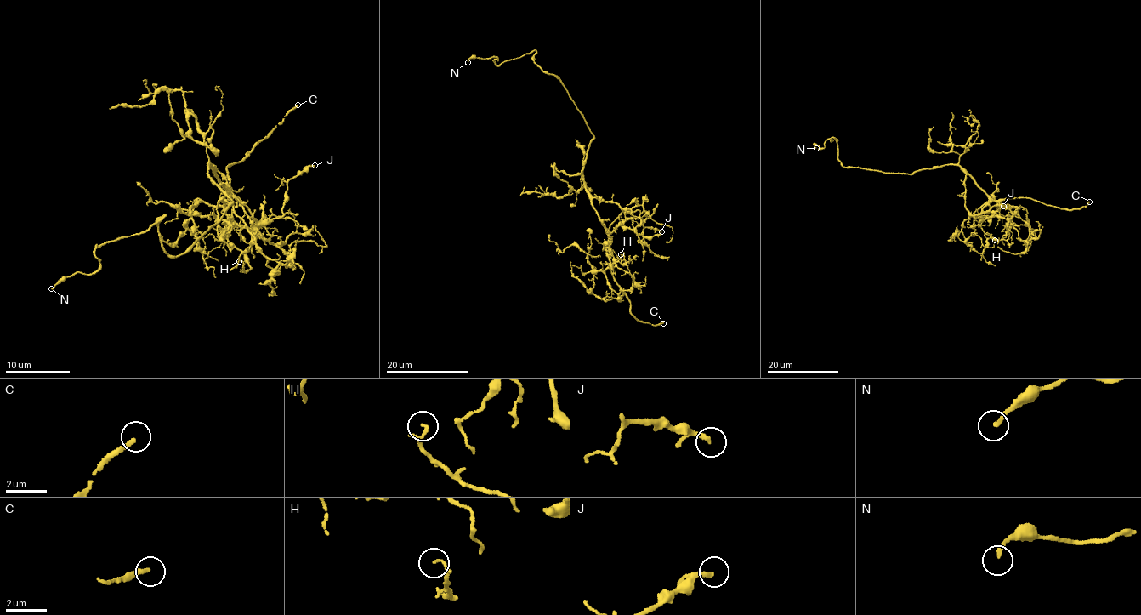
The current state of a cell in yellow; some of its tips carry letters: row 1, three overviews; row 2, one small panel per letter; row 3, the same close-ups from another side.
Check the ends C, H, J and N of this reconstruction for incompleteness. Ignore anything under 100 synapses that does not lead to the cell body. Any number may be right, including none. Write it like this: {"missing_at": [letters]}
{"missing_at": ["C"]}

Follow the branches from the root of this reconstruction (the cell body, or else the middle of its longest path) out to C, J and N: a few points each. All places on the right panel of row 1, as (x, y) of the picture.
C: (916, 171), (956, 164), (995, 200), (1027, 197), (1071, 210), (1084, 207), (1089, 202)
J: (916, 171), (956, 164), (966, 174), (966, 207), (970, 215), (984, 213), (994, 205), (1003, 206)
N: (916, 171), (845, 167), (832, 137), (816, 148)

